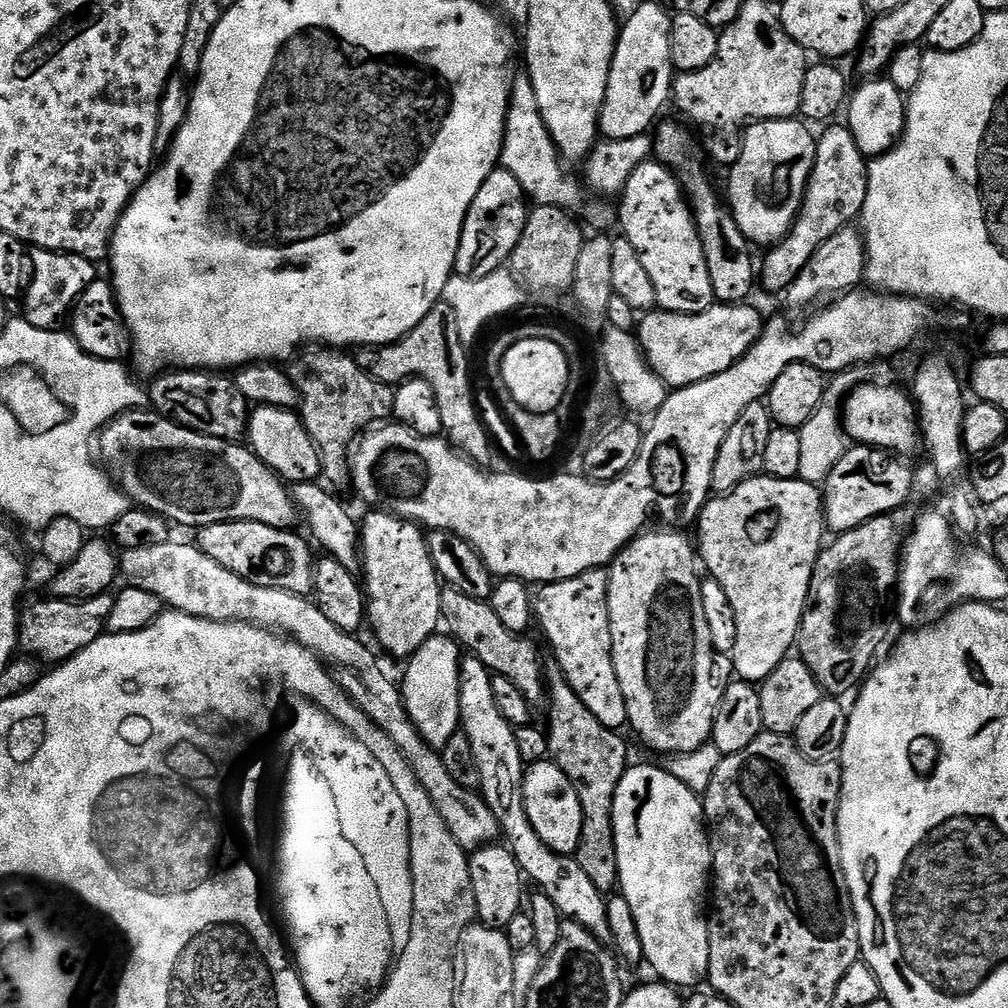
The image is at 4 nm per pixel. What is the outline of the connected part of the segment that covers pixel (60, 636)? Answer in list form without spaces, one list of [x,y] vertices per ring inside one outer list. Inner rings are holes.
[[[114,595],[96,596],[92,600],[58,600],[47,598],[23,609],[20,618],[19,647],[24,648],[29,657],[48,666],[63,664],[74,654],[86,650],[90,642],[105,635],[110,609],[114,606]]]

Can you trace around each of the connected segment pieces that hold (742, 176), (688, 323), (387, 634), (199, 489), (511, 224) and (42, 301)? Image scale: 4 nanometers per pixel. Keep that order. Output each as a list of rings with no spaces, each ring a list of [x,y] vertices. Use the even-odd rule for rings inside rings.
[[[796,118],[762,120],[749,123],[743,133],[740,157],[729,171],[726,203],[749,245],[771,246],[784,239],[800,213],[816,157],[817,137],[807,127]]]
[[[719,302],[712,305],[711,308],[702,310],[698,314],[682,314],[681,312],[666,312],[663,310],[653,310],[643,317],[638,324],[638,343],[644,357],[648,359],[649,366],[658,374],[658,378],[662,378],[669,389],[685,388],[691,384],[702,382],[706,378],[714,378],[714,374],[722,374],[722,370],[730,370],[730,366],[734,366],[734,362],[738,362],[746,354],[746,350],[750,350],[750,346],[754,346],[754,342],[759,338],[761,332],[764,331],[766,323],[765,317],[760,317],[760,312],[756,308],[751,308],[751,303],[742,304],[721,304]]]
[[[372,510],[360,524],[362,587],[367,601],[366,624],[376,640],[392,656],[413,656],[441,627],[442,581],[428,553],[426,532],[421,525],[401,520],[390,512]]]
[[[129,410],[116,416],[100,429],[99,440],[99,459],[120,491],[133,505],[156,512],[173,525],[185,524],[186,527],[192,528],[191,530],[199,530],[207,524],[249,520],[275,528],[292,530],[297,527],[298,509],[292,502],[292,495],[285,481],[275,472],[271,472],[252,453],[252,449],[243,443],[219,440],[184,428],[175,420],[167,420],[155,410]]]
[[[497,167],[490,178],[482,182],[482,190],[474,194],[474,202],[470,202],[460,235],[455,275],[477,280],[501,271],[511,261],[518,238],[522,238],[529,211],[522,186],[518,186],[518,178],[505,168]]]
[[[32,248],[32,281],[22,301],[22,318],[30,322],[30,326],[38,326],[38,330],[59,332],[65,327],[76,299],[90,286],[90,282],[98,279],[97,265],[93,261],[75,256],[69,252],[51,252],[45,248]]]

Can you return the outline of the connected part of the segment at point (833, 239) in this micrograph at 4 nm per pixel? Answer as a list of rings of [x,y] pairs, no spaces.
[[[856,226],[840,228],[838,234],[830,234],[830,238],[826,238],[826,242],[822,242],[818,246],[818,250],[814,250],[810,262],[806,262],[806,266],[800,271],[798,278],[794,278],[794,282],[783,293],[782,299],[788,303],[790,311],[807,313],[813,306],[819,305],[829,298],[853,291],[859,285],[856,283],[864,280],[865,263],[866,253],[861,229]]]

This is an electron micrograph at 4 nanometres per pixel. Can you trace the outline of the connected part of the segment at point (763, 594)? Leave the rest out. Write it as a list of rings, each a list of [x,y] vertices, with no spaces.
[[[763,474],[751,476],[749,480],[739,484],[733,492],[712,496],[699,514],[698,529],[699,528],[699,559],[702,561],[703,567],[704,564],[708,567],[709,574],[720,583],[720,588],[724,591],[724,596],[728,599],[729,606],[732,607],[732,616],[736,619],[736,652],[734,651],[734,656],[738,663],[734,668],[735,675],[739,677],[739,679],[749,682],[762,682],[770,674],[774,674],[774,670],[782,661],[789,659],[791,652],[788,651],[793,651],[796,643],[796,635],[800,632],[800,623],[802,622],[804,607],[808,605],[808,595],[810,594],[810,582],[814,574],[814,566],[818,562],[820,553],[826,544],[826,539],[824,540],[824,536],[826,537],[824,497],[821,489],[817,487],[817,485],[799,478],[794,480],[776,480],[772,476],[765,476]]]

